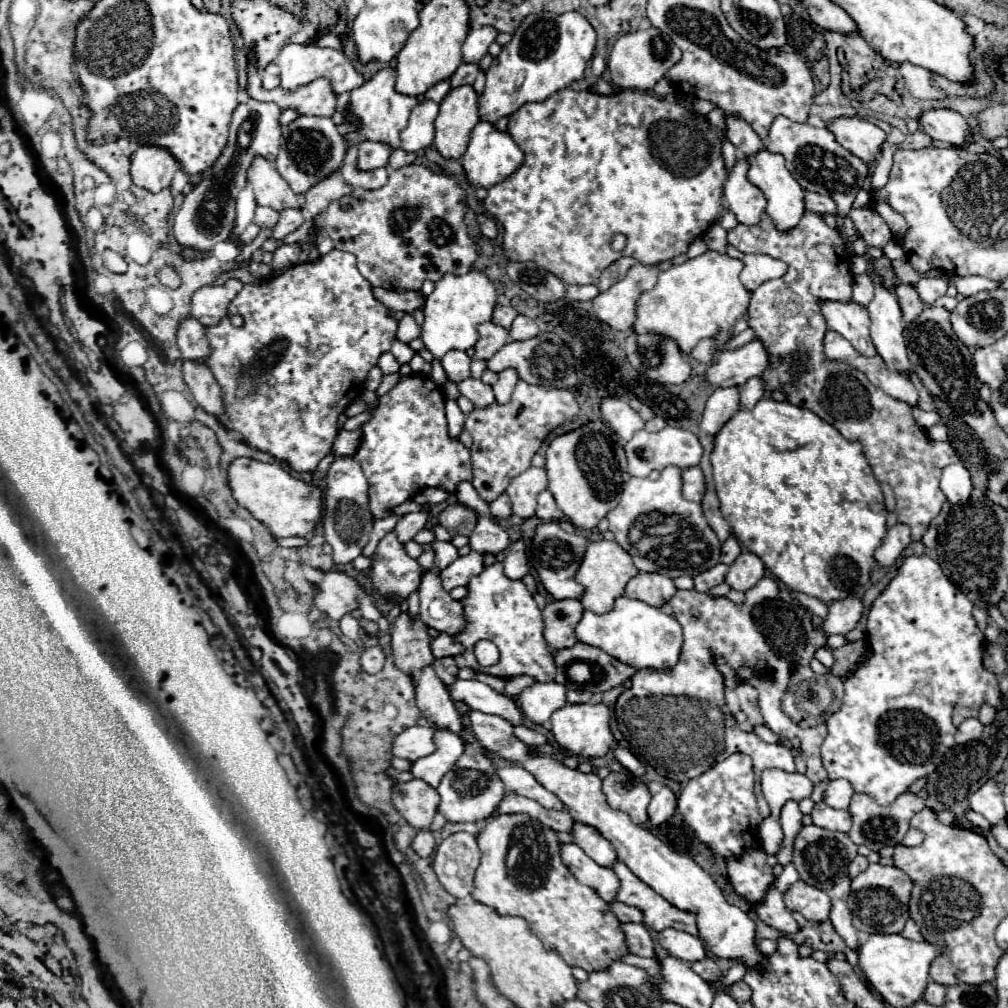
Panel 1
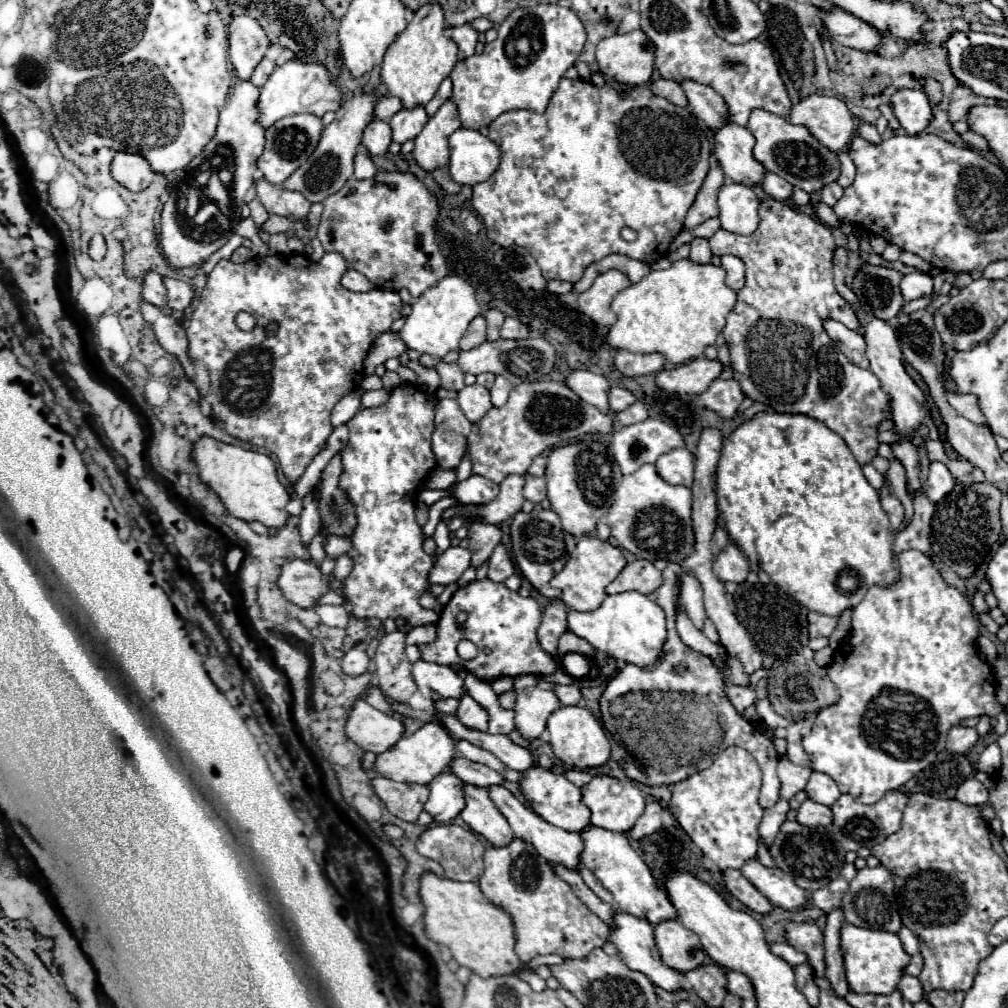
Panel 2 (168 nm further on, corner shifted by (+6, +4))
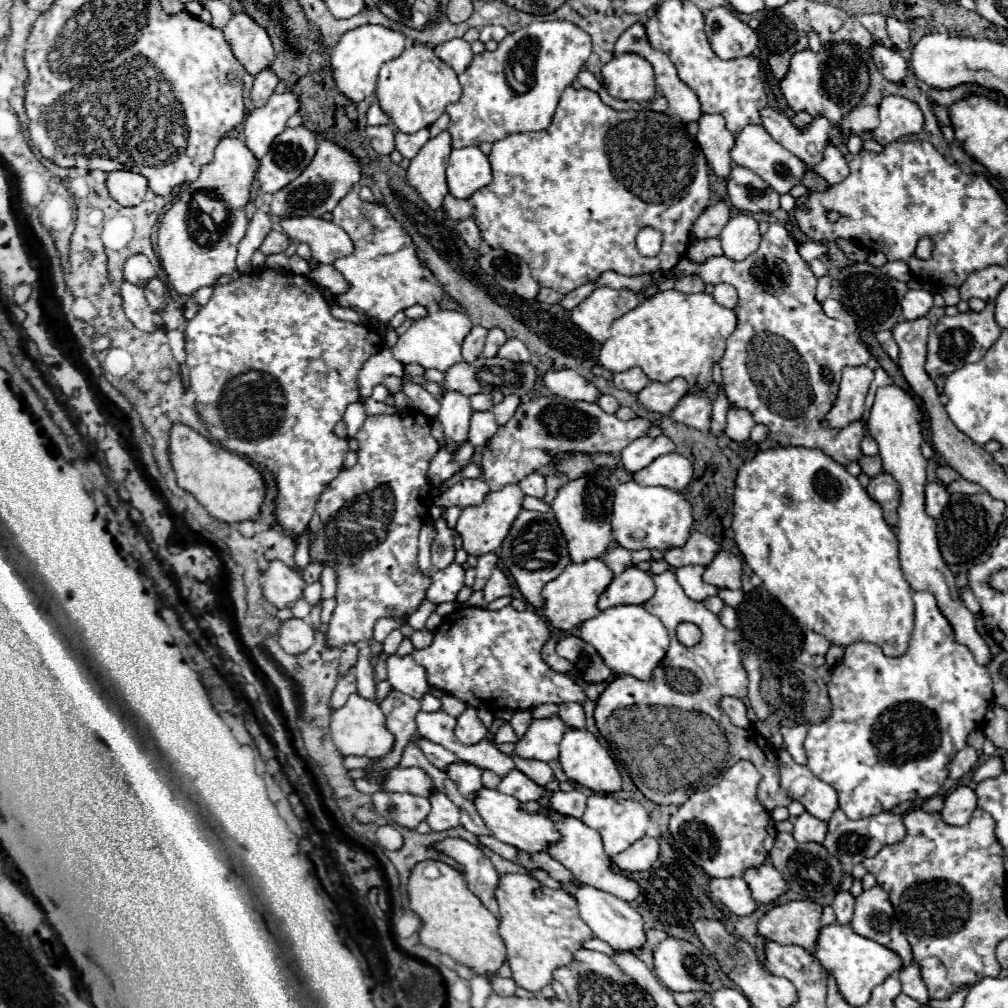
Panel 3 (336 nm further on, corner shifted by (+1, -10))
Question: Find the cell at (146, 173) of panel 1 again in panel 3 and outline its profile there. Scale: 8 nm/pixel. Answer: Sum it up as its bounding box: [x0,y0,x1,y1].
[106,170,148,206]

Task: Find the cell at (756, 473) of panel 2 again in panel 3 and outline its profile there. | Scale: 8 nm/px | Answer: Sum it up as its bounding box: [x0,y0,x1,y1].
[734,446,914,658]

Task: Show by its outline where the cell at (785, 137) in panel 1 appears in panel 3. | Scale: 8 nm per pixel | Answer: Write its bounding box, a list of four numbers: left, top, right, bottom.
[730,126,806,194]

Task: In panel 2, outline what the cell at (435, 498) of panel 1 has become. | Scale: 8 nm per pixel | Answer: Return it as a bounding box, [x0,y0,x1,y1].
[425,468,455,490]

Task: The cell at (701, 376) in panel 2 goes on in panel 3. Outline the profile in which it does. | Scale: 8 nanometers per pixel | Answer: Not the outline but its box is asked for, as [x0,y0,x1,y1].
[636,378,686,414]

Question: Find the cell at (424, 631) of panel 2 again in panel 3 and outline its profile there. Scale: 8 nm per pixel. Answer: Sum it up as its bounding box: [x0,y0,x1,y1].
[410,630,434,648]

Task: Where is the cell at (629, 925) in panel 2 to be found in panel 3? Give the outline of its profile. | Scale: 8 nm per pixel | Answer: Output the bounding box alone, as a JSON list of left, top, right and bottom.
[570,884,644,950]

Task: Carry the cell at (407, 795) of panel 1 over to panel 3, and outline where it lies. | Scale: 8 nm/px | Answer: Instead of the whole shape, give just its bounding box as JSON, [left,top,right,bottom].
[372,790,430,828]

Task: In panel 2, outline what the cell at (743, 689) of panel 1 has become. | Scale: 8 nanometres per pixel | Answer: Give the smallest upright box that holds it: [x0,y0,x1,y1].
[725,684,757,714]

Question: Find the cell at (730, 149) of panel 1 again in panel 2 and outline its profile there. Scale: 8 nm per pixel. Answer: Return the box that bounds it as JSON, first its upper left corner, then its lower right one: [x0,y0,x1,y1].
[685,162,725,230]

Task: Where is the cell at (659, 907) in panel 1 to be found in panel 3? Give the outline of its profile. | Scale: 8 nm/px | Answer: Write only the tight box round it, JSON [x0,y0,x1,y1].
[546,810,638,902]

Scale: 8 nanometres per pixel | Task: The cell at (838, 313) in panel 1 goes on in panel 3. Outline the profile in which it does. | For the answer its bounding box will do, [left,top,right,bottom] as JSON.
[822,366,874,428]

